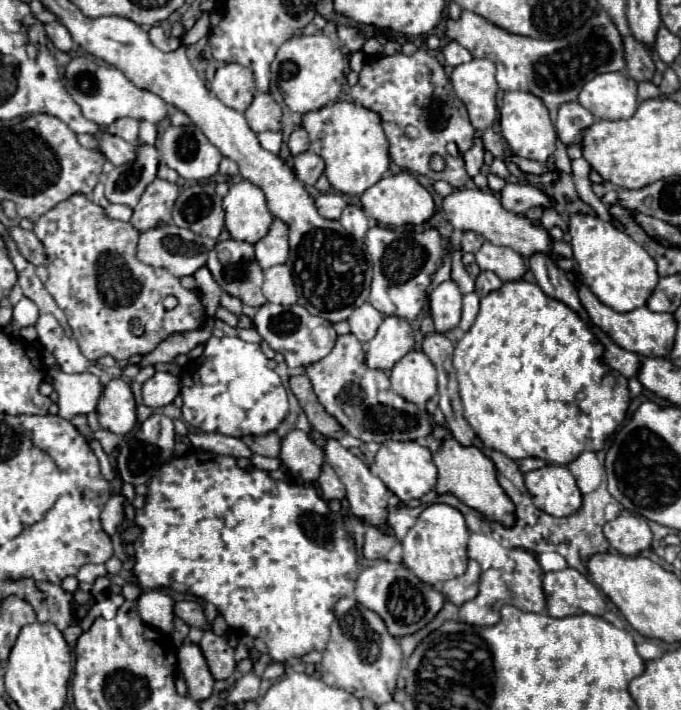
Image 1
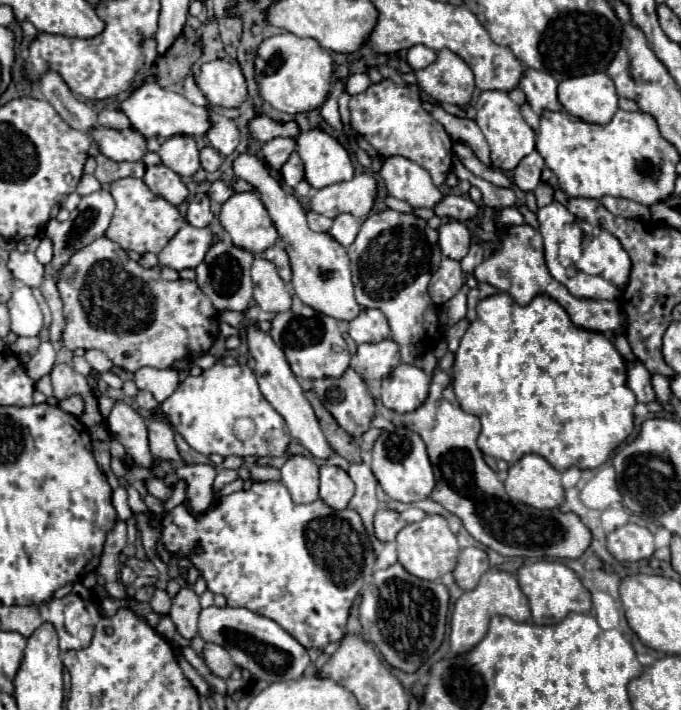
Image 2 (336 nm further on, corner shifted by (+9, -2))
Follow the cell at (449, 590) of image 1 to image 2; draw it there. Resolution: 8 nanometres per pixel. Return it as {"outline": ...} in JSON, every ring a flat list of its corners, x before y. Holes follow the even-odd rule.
{"outline":[[468,546,460,552,458,556,458,566,454,568,454,578,456,584,462,590,472,590,476,588,480,576,490,568,488,564,488,556,482,548,476,546]]}

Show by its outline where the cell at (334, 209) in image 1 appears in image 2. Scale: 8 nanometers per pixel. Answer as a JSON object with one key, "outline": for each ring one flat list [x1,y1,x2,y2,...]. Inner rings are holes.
{"outline":[[308,212,308,226,310,226,314,232,328,232,330,226,332,226,332,218,320,216,320,214,316,214,316,212]]}

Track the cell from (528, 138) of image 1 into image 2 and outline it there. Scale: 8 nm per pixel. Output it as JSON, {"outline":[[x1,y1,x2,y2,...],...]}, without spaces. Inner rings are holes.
{"outline":[[488,90,482,92,476,100,476,124,480,126,488,146,490,146,490,160,492,160,492,168,502,168,502,172,514,170,518,166,518,162,530,154,534,150,536,144,536,134,534,130,524,122,520,108,516,102,510,100,510,96,506,92,500,90]]}

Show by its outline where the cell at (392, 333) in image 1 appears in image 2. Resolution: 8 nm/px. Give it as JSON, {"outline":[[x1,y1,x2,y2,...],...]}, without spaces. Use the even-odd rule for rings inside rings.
{"outline":[[382,340,378,344,360,344,356,358,358,374,364,378,366,386,378,394,380,382,400,364,400,350,394,340]]}

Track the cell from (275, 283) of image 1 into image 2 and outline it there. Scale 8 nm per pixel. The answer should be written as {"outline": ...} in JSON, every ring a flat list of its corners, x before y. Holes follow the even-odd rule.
{"outline":[[256,256,252,262,254,300,264,312,286,312,292,306,292,292,272,262]]}

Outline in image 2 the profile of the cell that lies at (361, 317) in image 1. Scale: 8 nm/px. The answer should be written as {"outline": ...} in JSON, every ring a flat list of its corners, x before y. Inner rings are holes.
{"outline":[[364,308,360,312,360,316,350,322,350,332,348,334,356,344,380,342,380,340,390,338,390,326,388,326,386,316,380,310]]}

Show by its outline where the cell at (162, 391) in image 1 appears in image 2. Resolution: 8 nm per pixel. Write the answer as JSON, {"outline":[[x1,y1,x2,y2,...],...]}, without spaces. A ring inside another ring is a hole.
{"outline":[[140,390,140,392,136,394,136,404,138,404,140,408,144,408,144,410,158,410,156,398,152,396,152,392,146,392,146,390]]}

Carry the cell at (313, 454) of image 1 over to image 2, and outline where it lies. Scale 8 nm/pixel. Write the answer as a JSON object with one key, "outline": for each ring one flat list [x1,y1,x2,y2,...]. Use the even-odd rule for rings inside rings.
{"outline":[[292,456,280,472,282,484,290,490,296,504,310,504,318,500,318,466,312,458]]}

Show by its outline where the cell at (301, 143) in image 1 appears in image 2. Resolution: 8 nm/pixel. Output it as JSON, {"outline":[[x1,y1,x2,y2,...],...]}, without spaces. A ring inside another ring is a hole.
{"outline":[[274,138,262,146,262,156,270,168,278,170,294,152,294,148,296,148,296,142,292,138]]}

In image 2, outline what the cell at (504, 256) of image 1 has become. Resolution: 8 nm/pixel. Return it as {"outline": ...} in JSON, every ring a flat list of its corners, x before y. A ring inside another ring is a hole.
{"outline":[[448,220,438,228,438,244,444,256,452,260,462,260,468,254,470,246,470,232,464,222,458,220]]}

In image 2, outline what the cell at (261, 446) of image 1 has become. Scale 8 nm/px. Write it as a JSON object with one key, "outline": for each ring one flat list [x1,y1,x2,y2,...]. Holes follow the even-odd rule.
{"outline":[[244,462,244,466,238,470,242,480,250,480,250,482,268,482,280,480,280,472,272,466,258,466,254,462]]}

